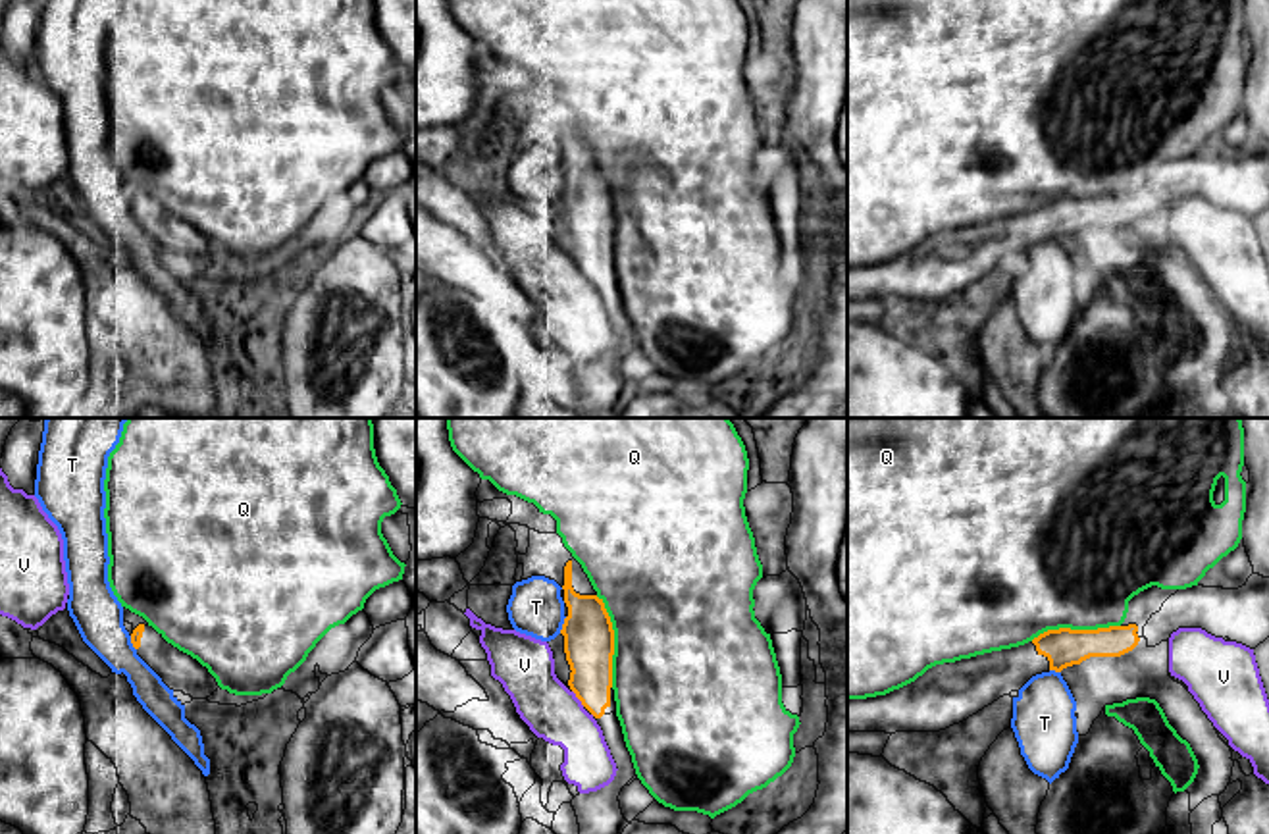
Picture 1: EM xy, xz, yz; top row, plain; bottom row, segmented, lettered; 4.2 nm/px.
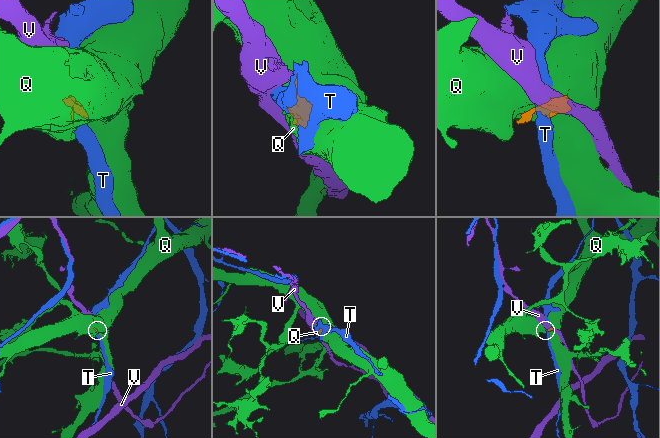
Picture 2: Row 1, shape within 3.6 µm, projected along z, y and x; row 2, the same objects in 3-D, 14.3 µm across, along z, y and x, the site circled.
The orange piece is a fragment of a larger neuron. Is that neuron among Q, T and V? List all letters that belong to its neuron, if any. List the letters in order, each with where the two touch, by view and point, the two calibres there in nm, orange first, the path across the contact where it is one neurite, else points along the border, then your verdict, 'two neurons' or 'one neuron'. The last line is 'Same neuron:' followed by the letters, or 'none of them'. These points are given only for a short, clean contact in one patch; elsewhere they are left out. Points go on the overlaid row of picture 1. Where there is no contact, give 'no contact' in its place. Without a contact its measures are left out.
Q: meets orange in xz at (613, 642); 220 nm thick on the orange side, 500 nm on the other; two neurons
T: meets orange in xz at (563, 625); 220 nm thick on the orange side, 220 nm on the other; two neurons
V: meets orange in xz at (576, 696); 200 nm thick on the orange side, 240 nm on the other; two neurons
Same neuron: none of them

